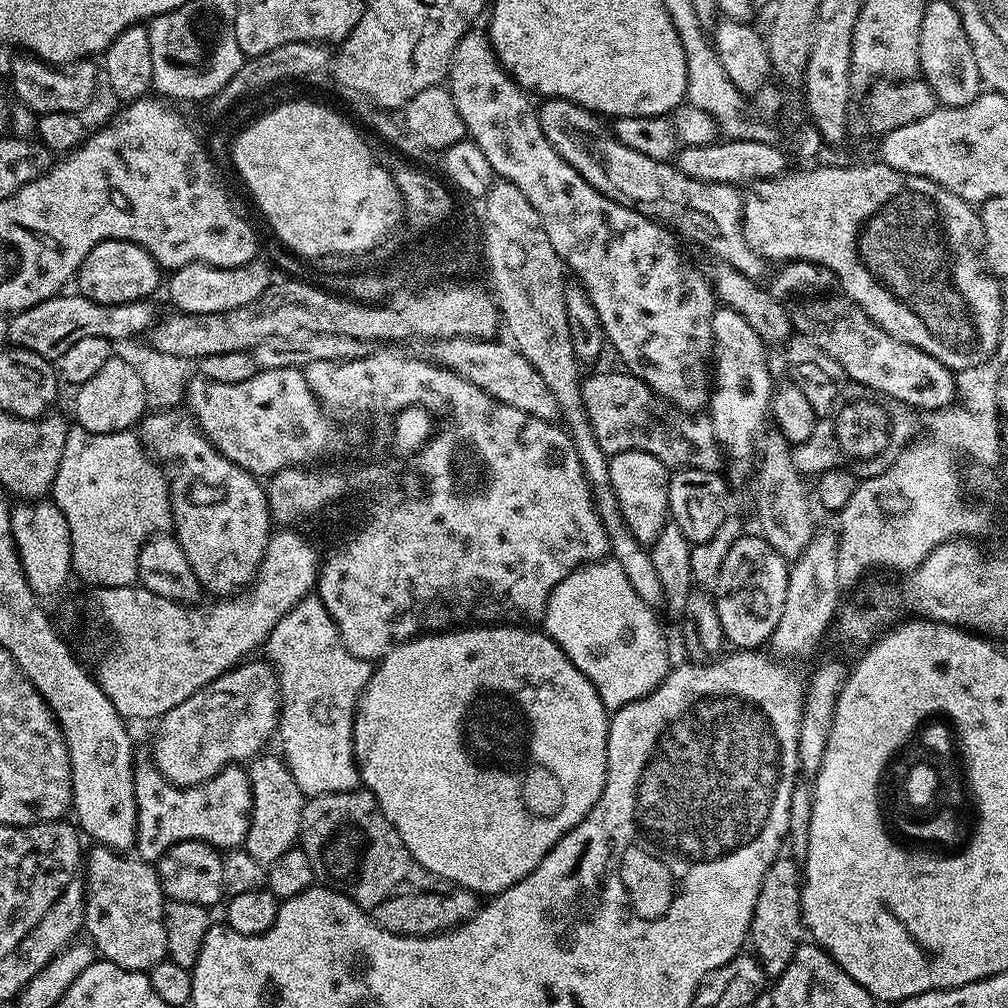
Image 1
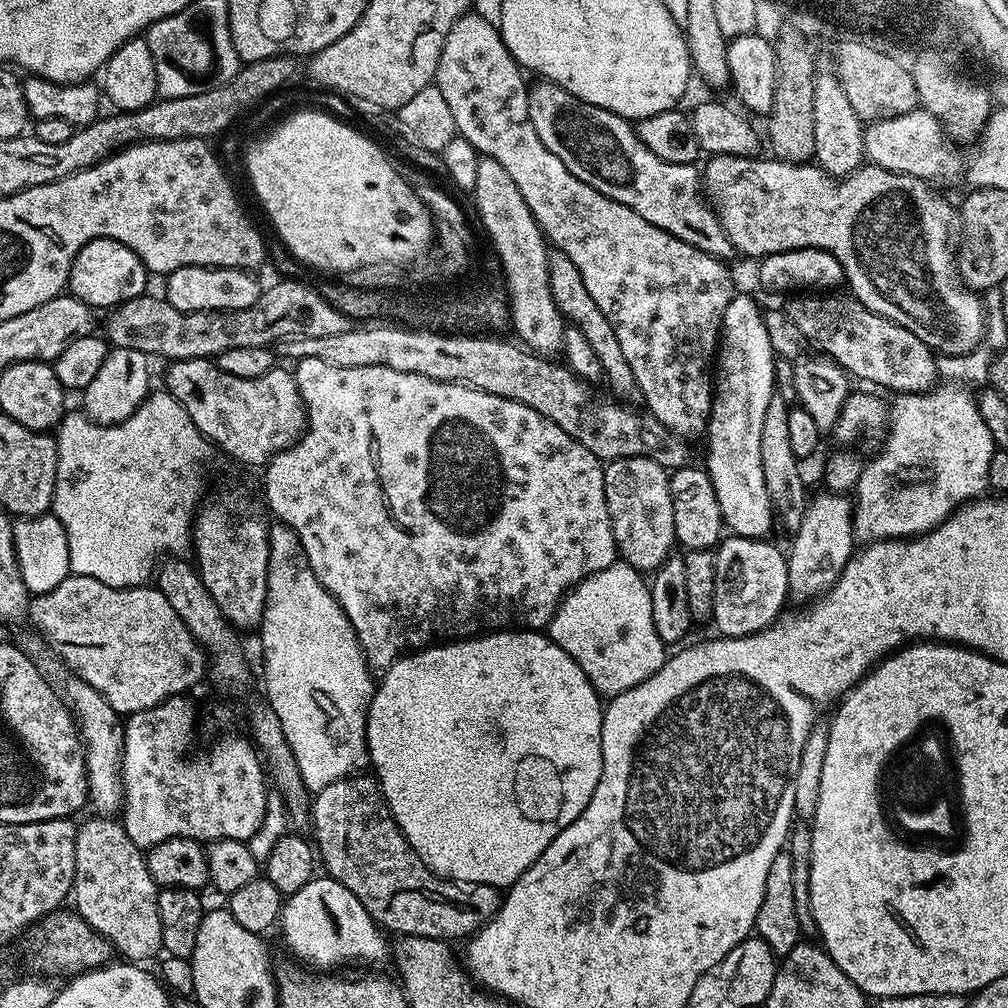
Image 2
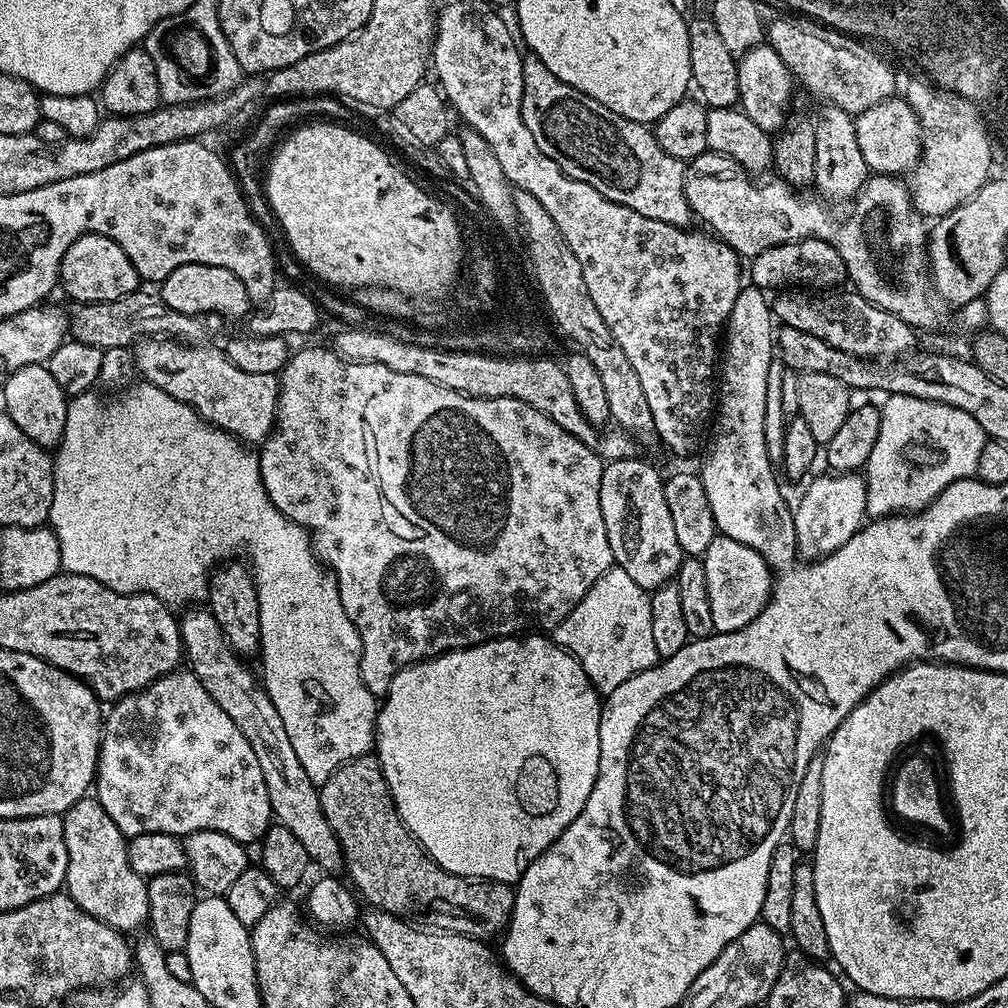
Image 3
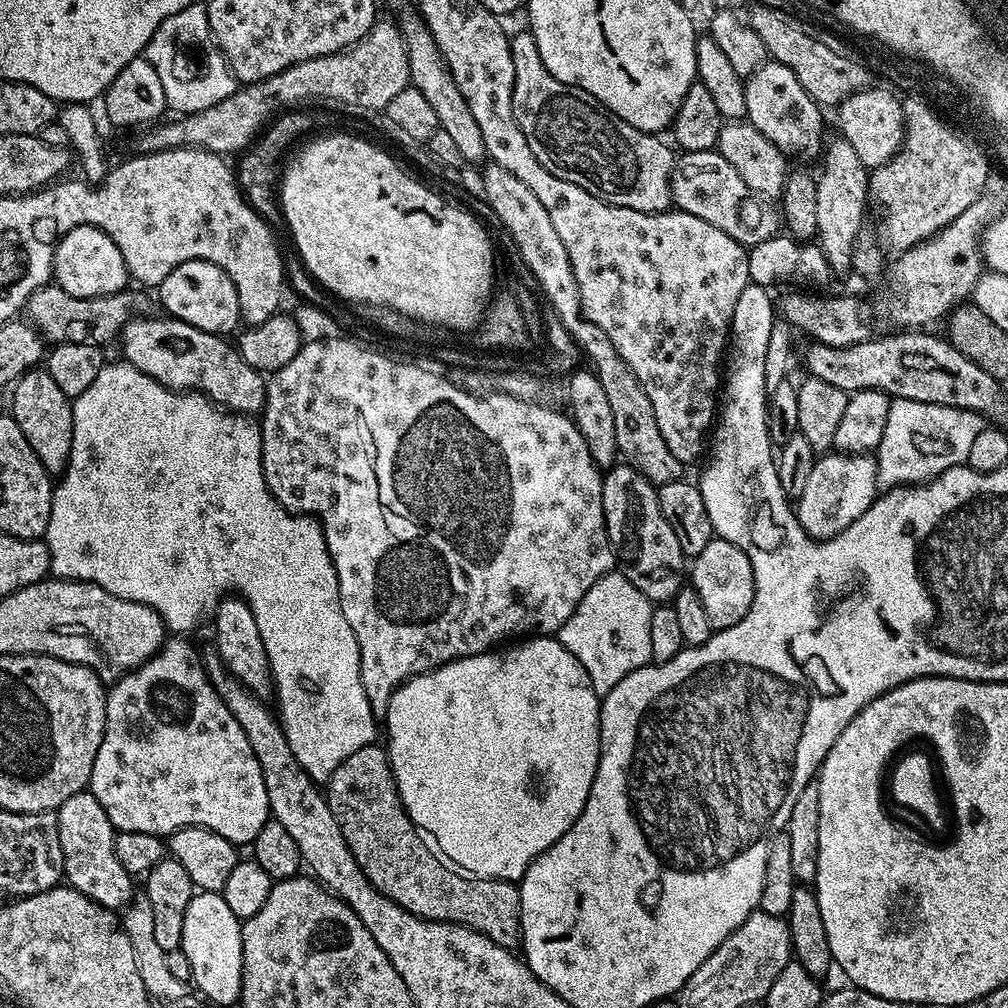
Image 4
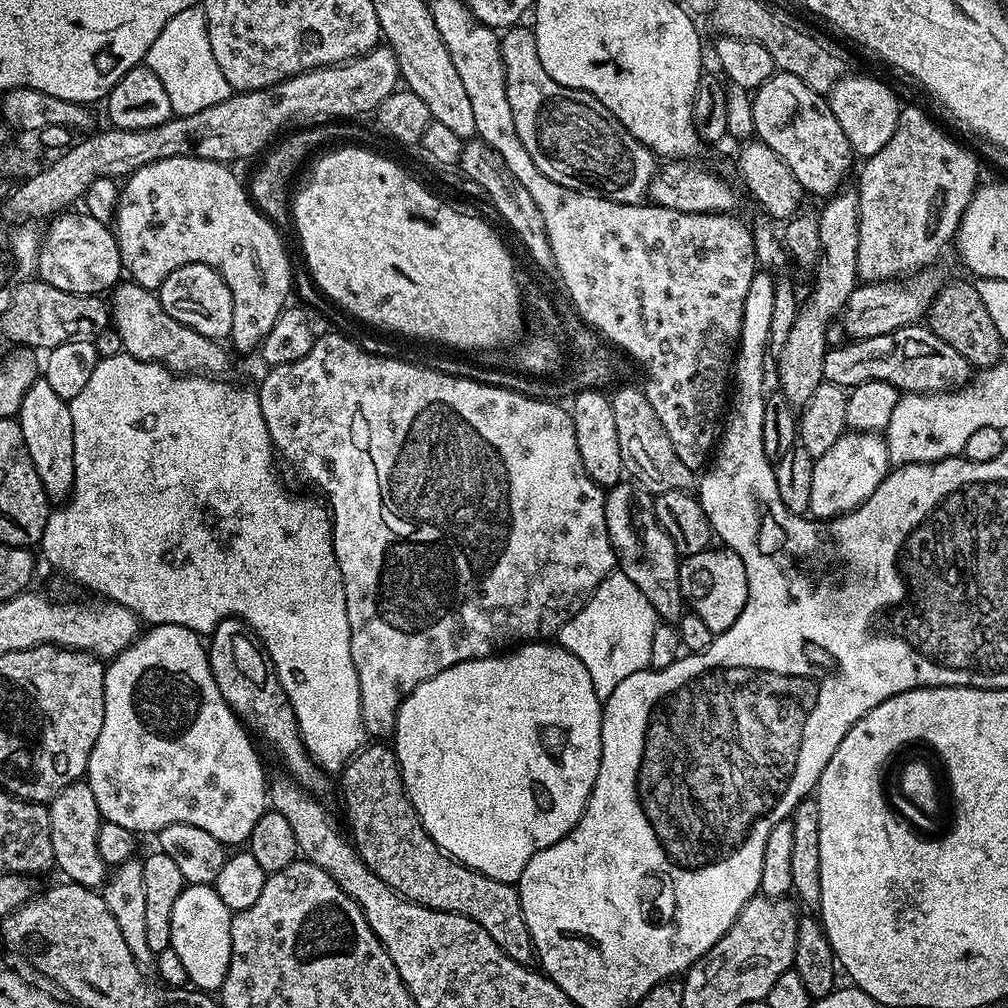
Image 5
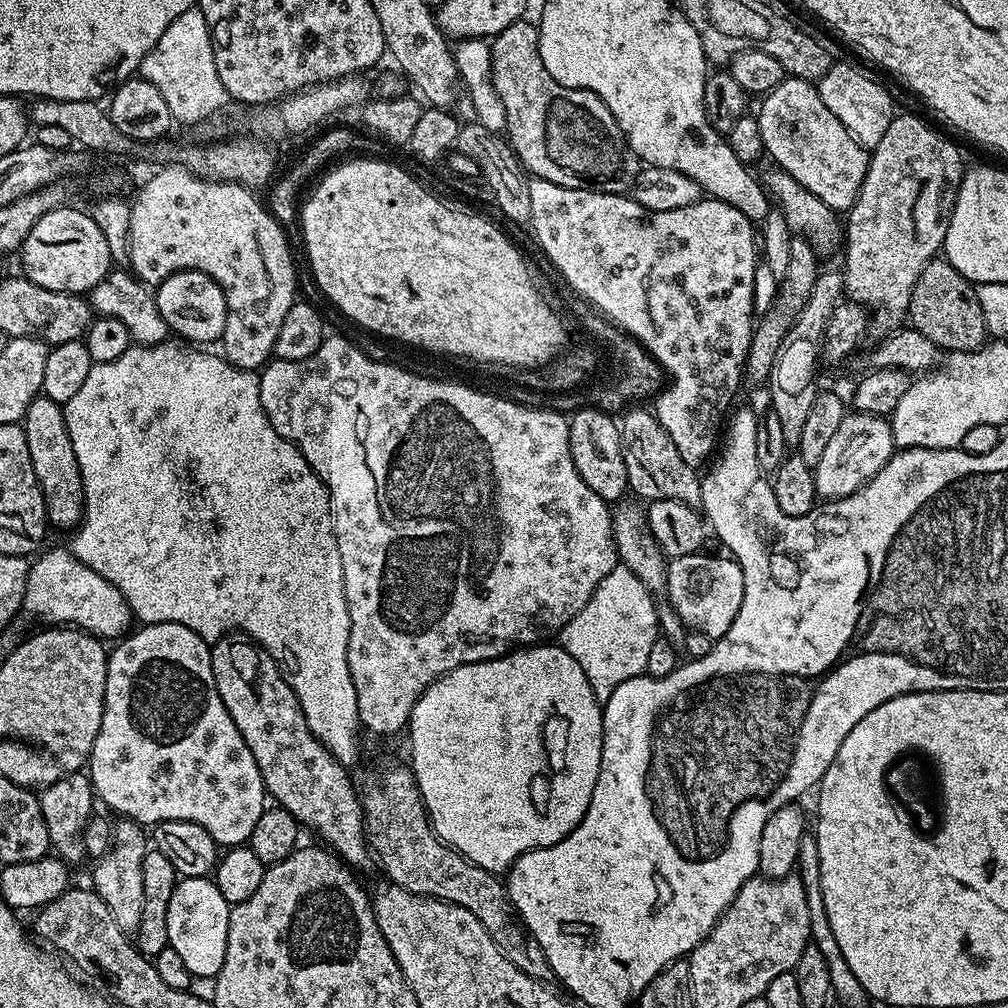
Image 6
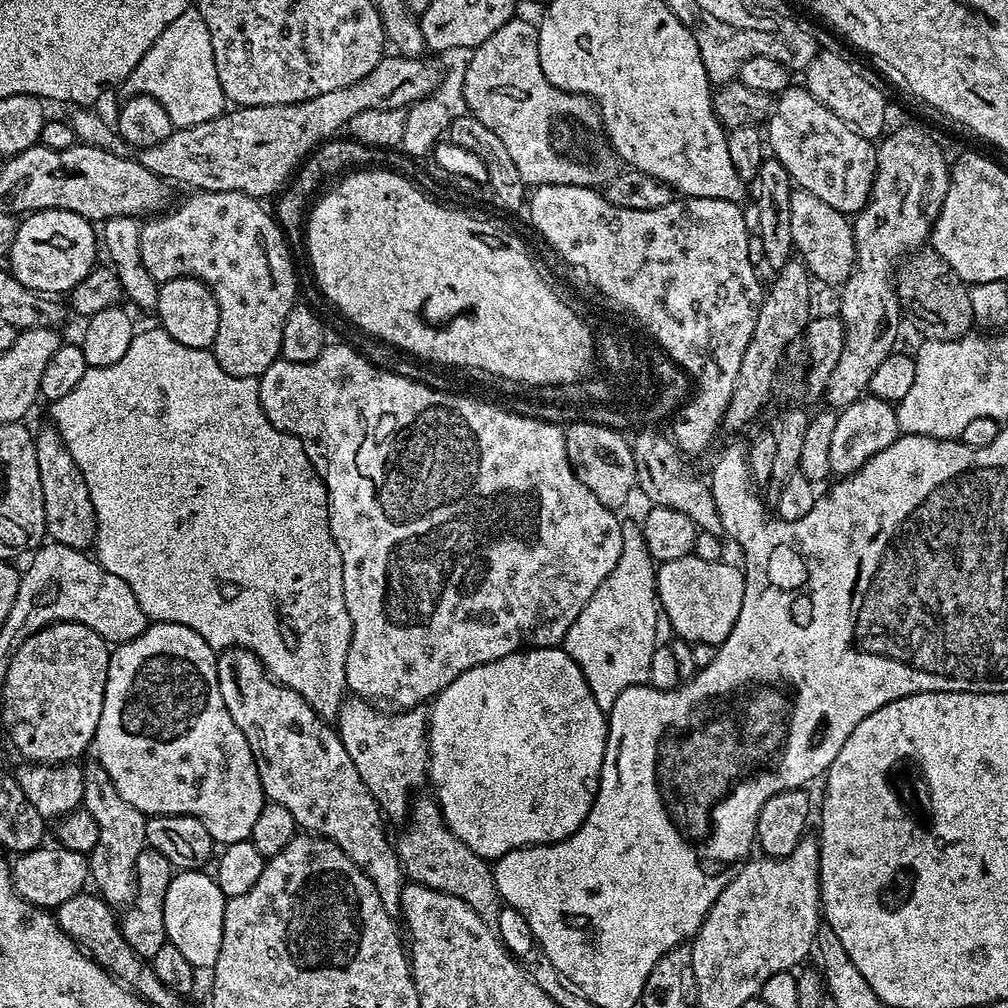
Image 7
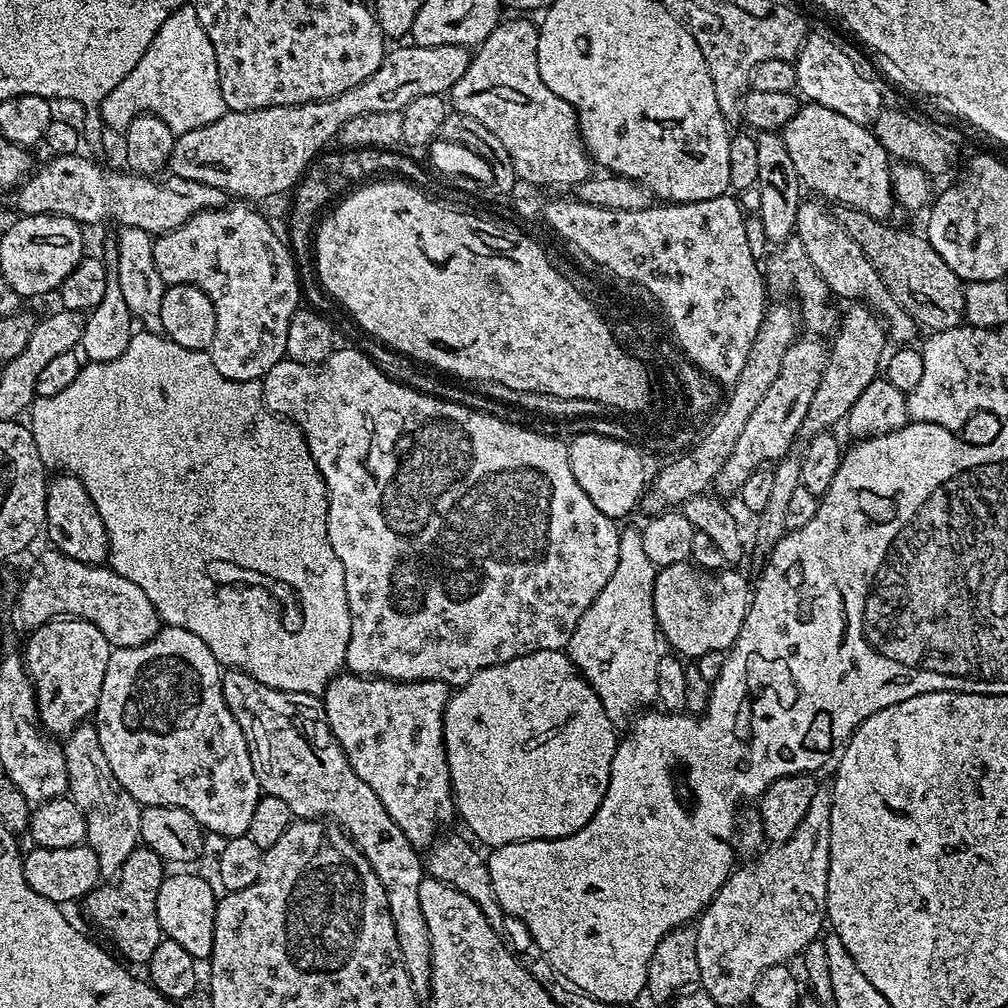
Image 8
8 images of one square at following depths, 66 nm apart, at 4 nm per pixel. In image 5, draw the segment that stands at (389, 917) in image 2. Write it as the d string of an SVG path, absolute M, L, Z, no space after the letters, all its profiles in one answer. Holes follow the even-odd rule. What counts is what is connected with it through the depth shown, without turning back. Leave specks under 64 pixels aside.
M384 742L369 743L353 756L349 764L344 765L338 779L350 839L357 854L364 860L365 866L374 874L378 874L378 878L382 878L386 886L390 886L397 894L413 900L416 904L443 912L457 912L478 922L478 926L482 926L482 930L486 930L486 934L490 934L490 938L494 938L494 942L498 942L500 949L514 962L531 965L536 960L536 947L530 938L526 918L522 914L519 891L513 885L498 882L486 874L459 864L457 860L437 848L436 843L428 836L428 831L422 826L406 794L400 777L400 767L396 765L395 747Z

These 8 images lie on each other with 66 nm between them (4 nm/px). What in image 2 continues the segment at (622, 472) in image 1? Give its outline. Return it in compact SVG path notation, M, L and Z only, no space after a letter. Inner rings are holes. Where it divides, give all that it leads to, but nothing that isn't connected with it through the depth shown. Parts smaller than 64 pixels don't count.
M648 456L611 460L605 465L607 512L619 557L633 570L650 574L664 564L676 546L669 471Z

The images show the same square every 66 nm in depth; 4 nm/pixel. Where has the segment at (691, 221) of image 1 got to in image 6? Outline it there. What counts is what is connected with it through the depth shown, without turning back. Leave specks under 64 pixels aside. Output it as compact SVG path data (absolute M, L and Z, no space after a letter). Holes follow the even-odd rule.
M528 18L518 19L499 32L491 45L494 90L506 108L506 139L523 171L567 188L627 193L636 183L642 162L624 141L614 114L598 94L562 86L550 78L540 53L539 27Z

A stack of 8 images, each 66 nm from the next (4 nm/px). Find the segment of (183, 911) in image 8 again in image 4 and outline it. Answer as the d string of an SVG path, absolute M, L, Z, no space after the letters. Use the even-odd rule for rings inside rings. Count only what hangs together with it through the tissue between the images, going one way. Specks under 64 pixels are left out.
M197 891L190 904L186 906L186 916L182 918L182 942L179 948L186 954L186 962L190 962L191 983L197 984L201 994L216 1004L235 1005L240 998L240 987L242 986L241 923L241 920L230 910L230 906L226 906L224 897L219 892Z

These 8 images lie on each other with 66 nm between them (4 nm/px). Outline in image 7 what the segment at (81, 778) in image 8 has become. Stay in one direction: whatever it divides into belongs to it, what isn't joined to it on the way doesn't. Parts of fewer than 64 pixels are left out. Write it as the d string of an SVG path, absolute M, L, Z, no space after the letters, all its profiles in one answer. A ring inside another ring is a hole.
M99 762L85 763L83 808L98 822L98 842L94 851L87 853L90 884L100 899L123 910L136 899L136 863L147 845L146 817L134 810L130 802L122 802L122 796L114 790L114 784Z

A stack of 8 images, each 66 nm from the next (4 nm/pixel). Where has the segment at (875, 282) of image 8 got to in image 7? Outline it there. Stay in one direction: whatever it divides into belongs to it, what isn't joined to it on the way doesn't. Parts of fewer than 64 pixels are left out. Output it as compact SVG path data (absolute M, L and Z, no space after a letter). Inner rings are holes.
M803 190L793 191L790 205L791 237L799 259L804 261L809 273L819 283L821 280L824 284L842 286L856 266L852 220L845 213L834 210L834 206L822 202L822 198Z

